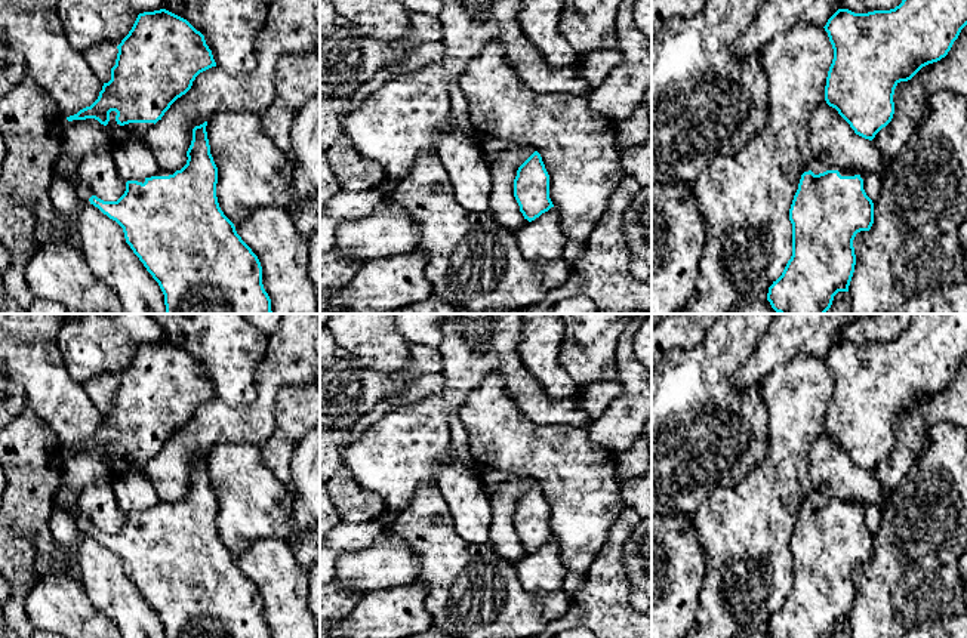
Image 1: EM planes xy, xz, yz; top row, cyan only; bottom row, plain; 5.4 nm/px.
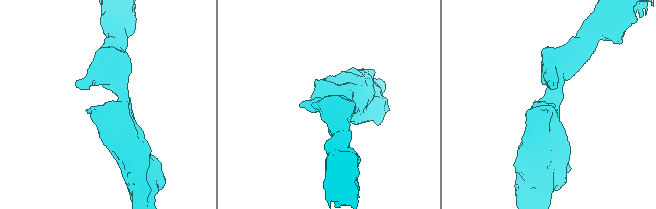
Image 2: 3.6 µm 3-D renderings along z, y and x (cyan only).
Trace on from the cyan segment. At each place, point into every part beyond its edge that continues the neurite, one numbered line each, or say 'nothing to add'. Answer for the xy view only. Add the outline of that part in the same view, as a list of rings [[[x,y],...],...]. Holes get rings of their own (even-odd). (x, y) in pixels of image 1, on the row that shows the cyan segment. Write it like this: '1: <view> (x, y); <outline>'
1: xy (119, 133); [[[116,111],[110,113],[110,121],[105,126],[105,130],[111,136],[114,145],[121,144],[124,141],[130,141],[133,138],[142,139],[145,133],[154,126],[154,123],[129,123],[120,126],[116,121]]]

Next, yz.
1: yz (816, 166); [[[814,157],[806,164],[803,173],[809,172],[809,170],[812,170],[814,175],[823,173],[826,170],[838,170],[841,176],[854,176],[854,175],[857,175],[856,172],[851,172],[851,170],[843,170],[843,169],[837,169],[837,167],[823,164],[822,161],[819,161]]]

